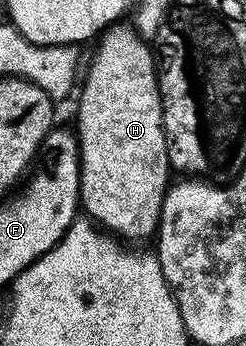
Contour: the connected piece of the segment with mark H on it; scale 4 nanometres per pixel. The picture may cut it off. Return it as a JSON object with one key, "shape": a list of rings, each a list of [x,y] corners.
{"shape":[[[127,22],[112,24],[97,43],[99,49],[91,65],[86,65],[78,93],[79,203],[98,227],[124,242],[152,239],[158,233],[163,197],[173,176],[163,129],[157,56]]]}

